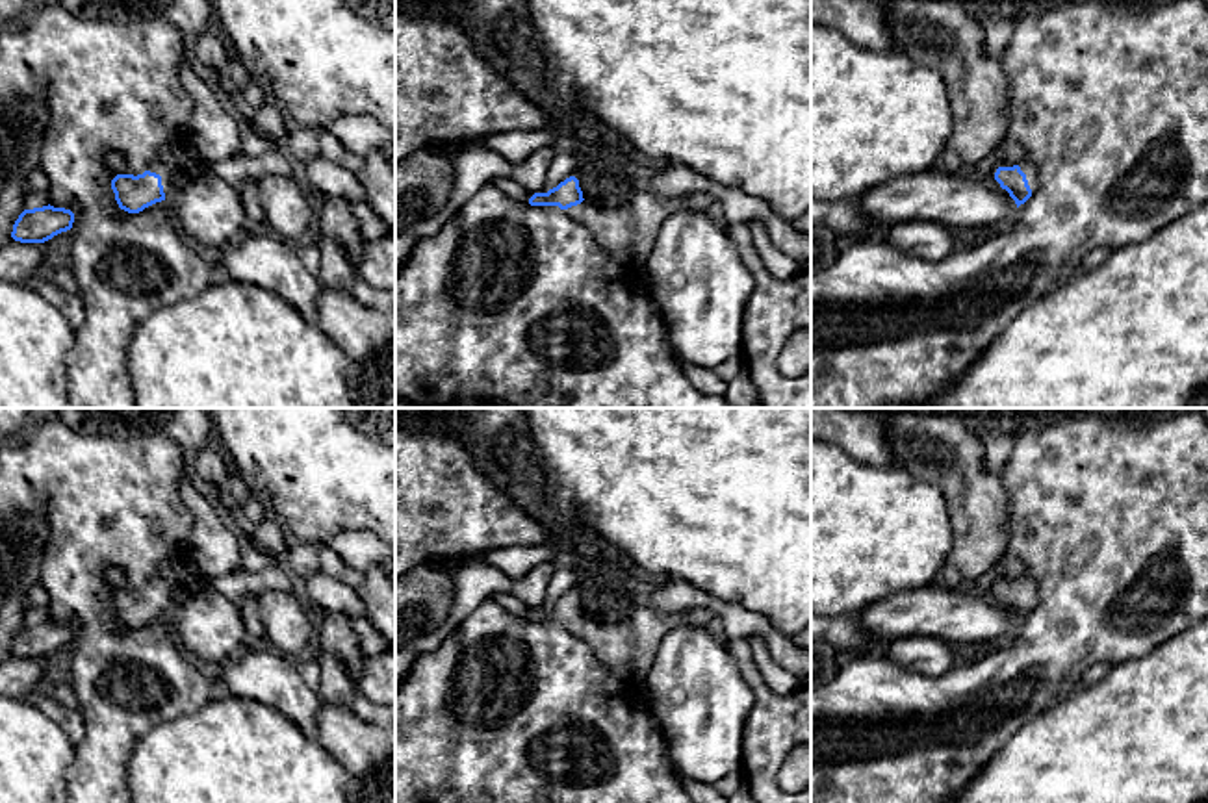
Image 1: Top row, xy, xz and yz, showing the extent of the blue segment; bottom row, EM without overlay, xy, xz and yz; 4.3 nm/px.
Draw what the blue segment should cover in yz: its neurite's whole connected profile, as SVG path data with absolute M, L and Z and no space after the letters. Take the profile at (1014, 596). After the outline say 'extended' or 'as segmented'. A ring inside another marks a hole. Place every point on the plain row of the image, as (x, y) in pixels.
M1022 577L1013 582L998 582L995 595L1009 608L1017 623L1024 619L1037 605L1037 582Z; extended

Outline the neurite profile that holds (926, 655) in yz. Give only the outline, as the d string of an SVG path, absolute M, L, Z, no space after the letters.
M932 636L898 638L887 645L885 655L893 664L928 677L939 677L959 664L959 647Z

